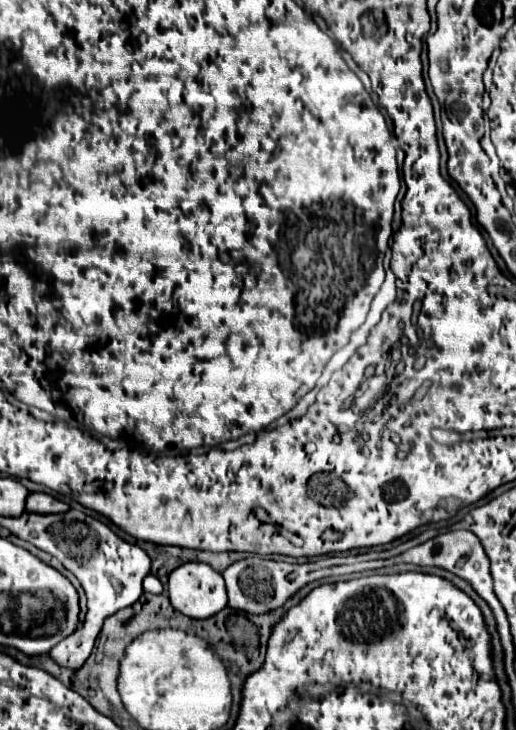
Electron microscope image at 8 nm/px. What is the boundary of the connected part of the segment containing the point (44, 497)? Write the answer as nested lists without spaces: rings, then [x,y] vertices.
[[[31,493],[27,497],[27,511],[45,513],[45,515],[49,515],[49,513],[65,513],[65,511],[69,511],[69,505],[55,499],[55,497],[51,497],[51,495],[47,495],[47,493]]]

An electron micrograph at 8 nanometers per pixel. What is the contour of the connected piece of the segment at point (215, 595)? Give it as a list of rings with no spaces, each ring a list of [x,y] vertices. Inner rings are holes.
[[[185,563],[185,565],[177,567],[169,575],[167,593],[169,593],[171,605],[191,619],[207,619],[207,617],[213,617],[215,613],[219,613],[223,607],[227,607],[225,581],[223,581],[221,573],[217,573],[215,569],[211,569],[205,563]]]

